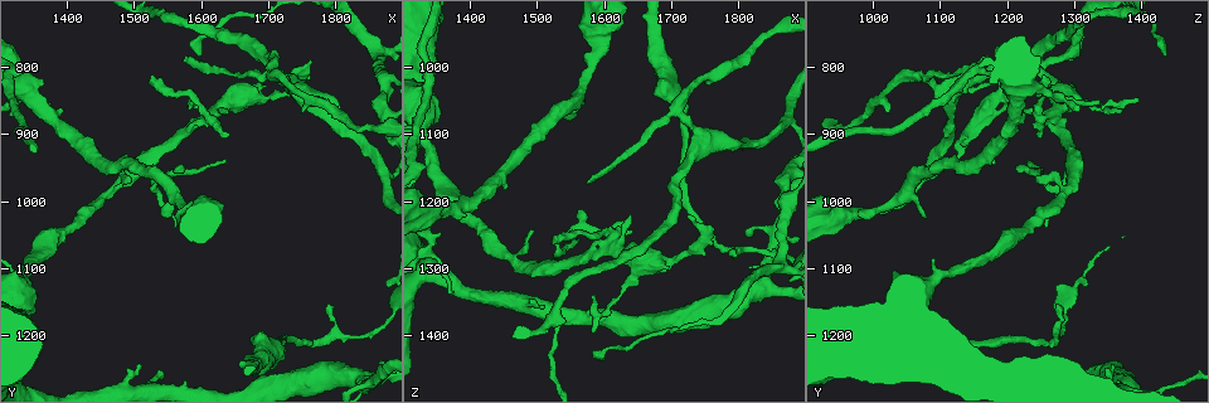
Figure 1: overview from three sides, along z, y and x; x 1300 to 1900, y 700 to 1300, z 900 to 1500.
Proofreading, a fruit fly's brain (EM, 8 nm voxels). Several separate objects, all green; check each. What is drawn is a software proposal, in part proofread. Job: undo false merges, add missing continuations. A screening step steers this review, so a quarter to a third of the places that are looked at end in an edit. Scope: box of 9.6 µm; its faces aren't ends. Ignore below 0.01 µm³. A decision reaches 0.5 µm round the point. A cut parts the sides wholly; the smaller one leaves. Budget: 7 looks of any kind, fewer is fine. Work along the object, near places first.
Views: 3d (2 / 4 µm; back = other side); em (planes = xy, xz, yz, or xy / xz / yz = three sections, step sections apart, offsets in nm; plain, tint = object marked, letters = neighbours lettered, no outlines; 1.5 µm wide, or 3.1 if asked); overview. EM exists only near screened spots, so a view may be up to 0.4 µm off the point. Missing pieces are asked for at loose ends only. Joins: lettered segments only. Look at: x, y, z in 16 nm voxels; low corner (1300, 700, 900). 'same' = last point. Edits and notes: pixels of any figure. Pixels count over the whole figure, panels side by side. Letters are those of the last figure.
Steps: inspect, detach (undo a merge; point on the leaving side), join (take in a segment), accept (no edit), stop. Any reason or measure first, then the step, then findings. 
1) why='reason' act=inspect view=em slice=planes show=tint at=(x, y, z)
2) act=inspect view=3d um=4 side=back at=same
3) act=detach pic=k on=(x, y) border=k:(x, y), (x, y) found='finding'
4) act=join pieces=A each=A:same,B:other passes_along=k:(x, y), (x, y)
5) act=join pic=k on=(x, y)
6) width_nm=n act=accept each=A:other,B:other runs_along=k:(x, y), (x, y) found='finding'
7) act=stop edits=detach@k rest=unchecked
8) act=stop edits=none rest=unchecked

why='free end' act=inspect view=3d um=4 at=(1550, 1030, 1080)

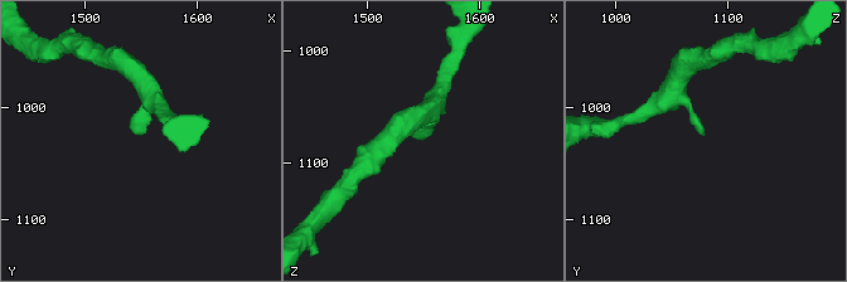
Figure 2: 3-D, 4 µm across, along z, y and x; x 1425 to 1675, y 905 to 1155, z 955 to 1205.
why='shape alone is not enough' act=inspect view=em slice=planes show=letters at=(1550, 1028, 1078)

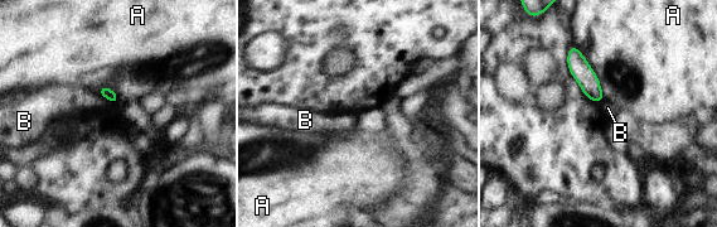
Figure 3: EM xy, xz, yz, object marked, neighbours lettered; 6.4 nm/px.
act=accept each=A:other,B:other found='none of them fits'

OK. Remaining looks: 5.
why='four arms meet' act=inspect view=3d um=2 at=(1830, 1260, 1325)

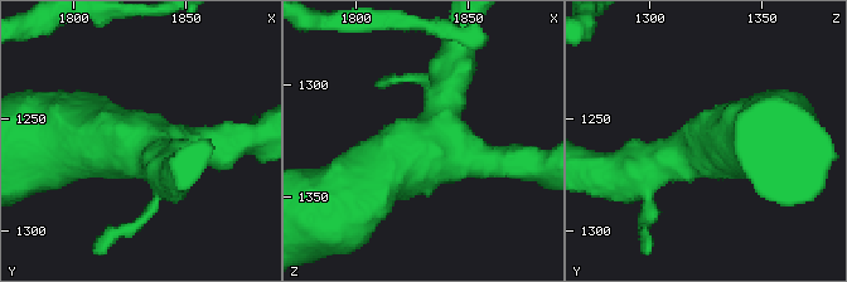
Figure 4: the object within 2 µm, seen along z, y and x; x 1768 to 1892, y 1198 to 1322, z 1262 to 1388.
act=inspect view=em slice=planes show=letters at=(1833, 1264, 1324)

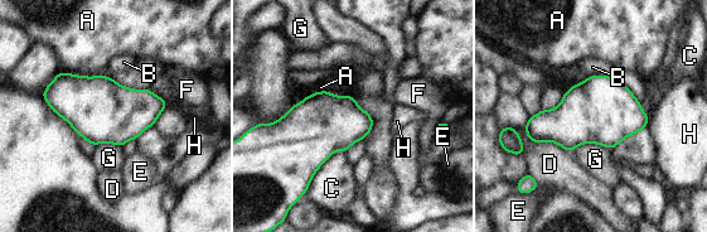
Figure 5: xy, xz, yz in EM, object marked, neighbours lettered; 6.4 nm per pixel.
arms=4 act=accept each=A:other,B:other,C:other,D:other,E:other,F:other,G:other,H:other border=5:(611, 148), (579, 144), (571, 151) found='all the same cell'

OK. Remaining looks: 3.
why='an open end' act=inspect view=3d um=4 side=back at=(1785, 1150, 1275)

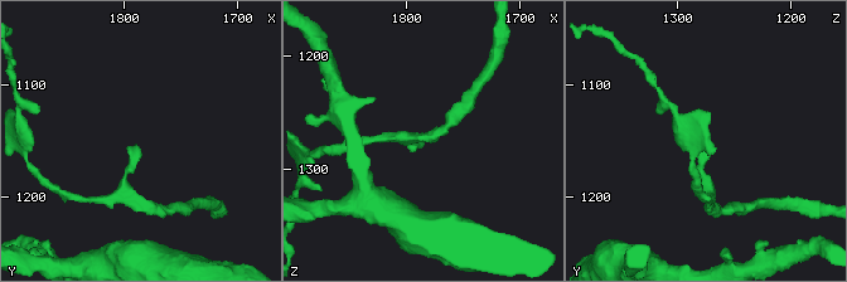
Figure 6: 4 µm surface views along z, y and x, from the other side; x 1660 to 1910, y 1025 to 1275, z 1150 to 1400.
why='now the EM' act=inspect view=em slice=planes show=letters at=same

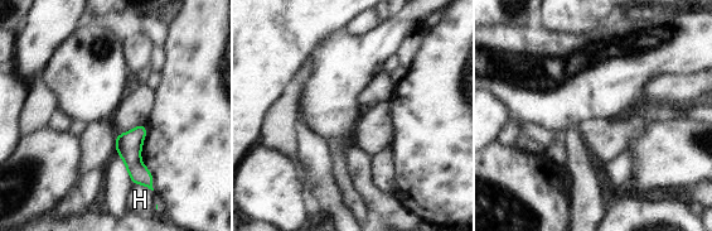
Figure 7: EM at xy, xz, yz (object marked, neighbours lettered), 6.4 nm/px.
act=accept each=H:other border=7:(131, 182), (144, 184), (153, 191) found='none of them fits'

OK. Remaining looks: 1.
act=stop edits=none rest=unchecked

